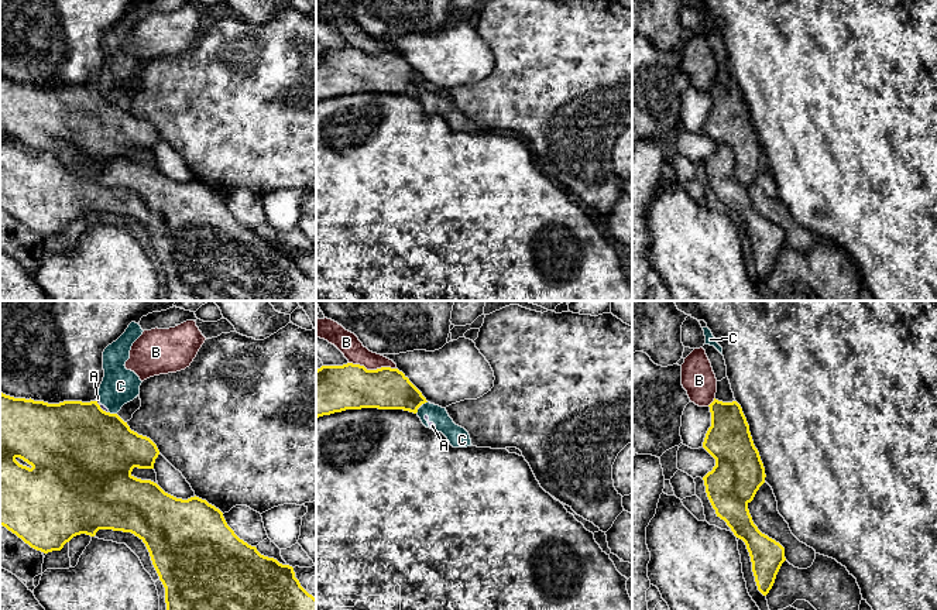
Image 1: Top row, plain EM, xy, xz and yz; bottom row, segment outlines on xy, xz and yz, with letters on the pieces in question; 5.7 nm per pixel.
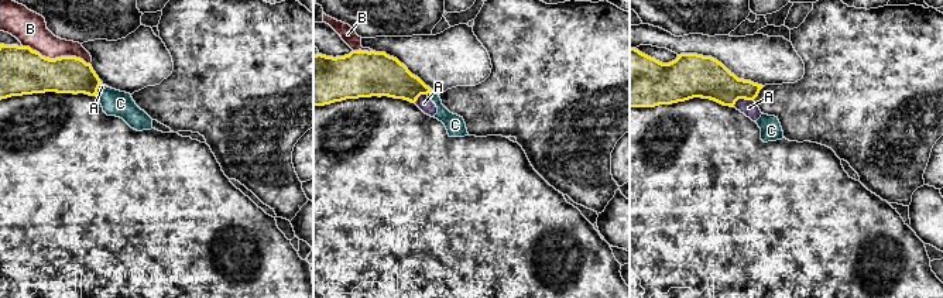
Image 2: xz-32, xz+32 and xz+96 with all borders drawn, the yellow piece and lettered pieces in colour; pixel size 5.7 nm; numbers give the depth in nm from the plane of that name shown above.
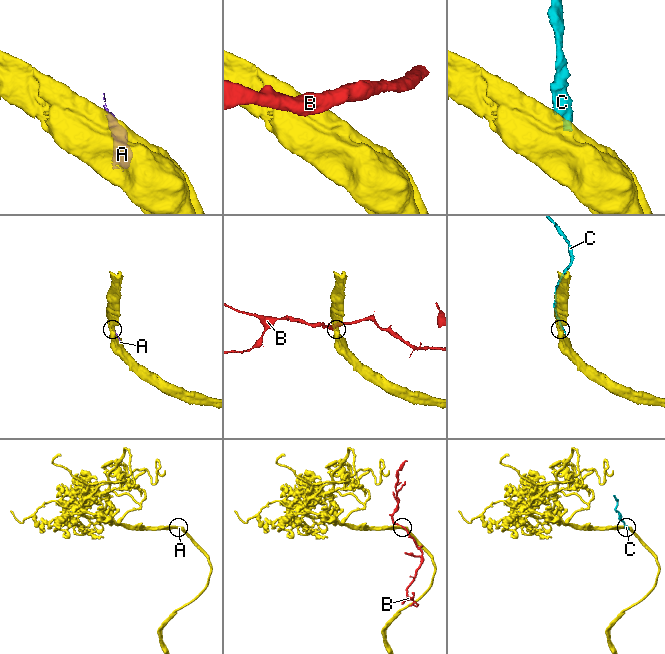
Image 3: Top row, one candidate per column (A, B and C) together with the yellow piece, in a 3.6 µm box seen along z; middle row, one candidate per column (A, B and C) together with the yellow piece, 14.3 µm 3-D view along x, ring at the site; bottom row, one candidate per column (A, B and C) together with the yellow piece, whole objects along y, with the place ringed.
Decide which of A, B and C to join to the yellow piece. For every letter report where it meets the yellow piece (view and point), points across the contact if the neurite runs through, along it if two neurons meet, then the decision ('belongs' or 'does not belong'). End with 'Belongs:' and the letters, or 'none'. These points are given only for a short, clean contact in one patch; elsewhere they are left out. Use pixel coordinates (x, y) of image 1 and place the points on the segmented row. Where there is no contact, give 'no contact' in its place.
A: contact xy (99, 407); does not belong
B: contact xz (373, 370); does not belong
C: contact xy (112, 414); border xy (107, 411), (116, 414); does not belong
Belongs: none

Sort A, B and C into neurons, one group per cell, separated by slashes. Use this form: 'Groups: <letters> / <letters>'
Groups: A C / B

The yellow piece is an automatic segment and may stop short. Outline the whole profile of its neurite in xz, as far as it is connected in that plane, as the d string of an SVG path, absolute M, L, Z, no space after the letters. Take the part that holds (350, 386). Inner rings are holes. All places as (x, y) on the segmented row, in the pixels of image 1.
M322 366L316 370L316 418L346 409L404 409L416 414L428 402L398 369Z

